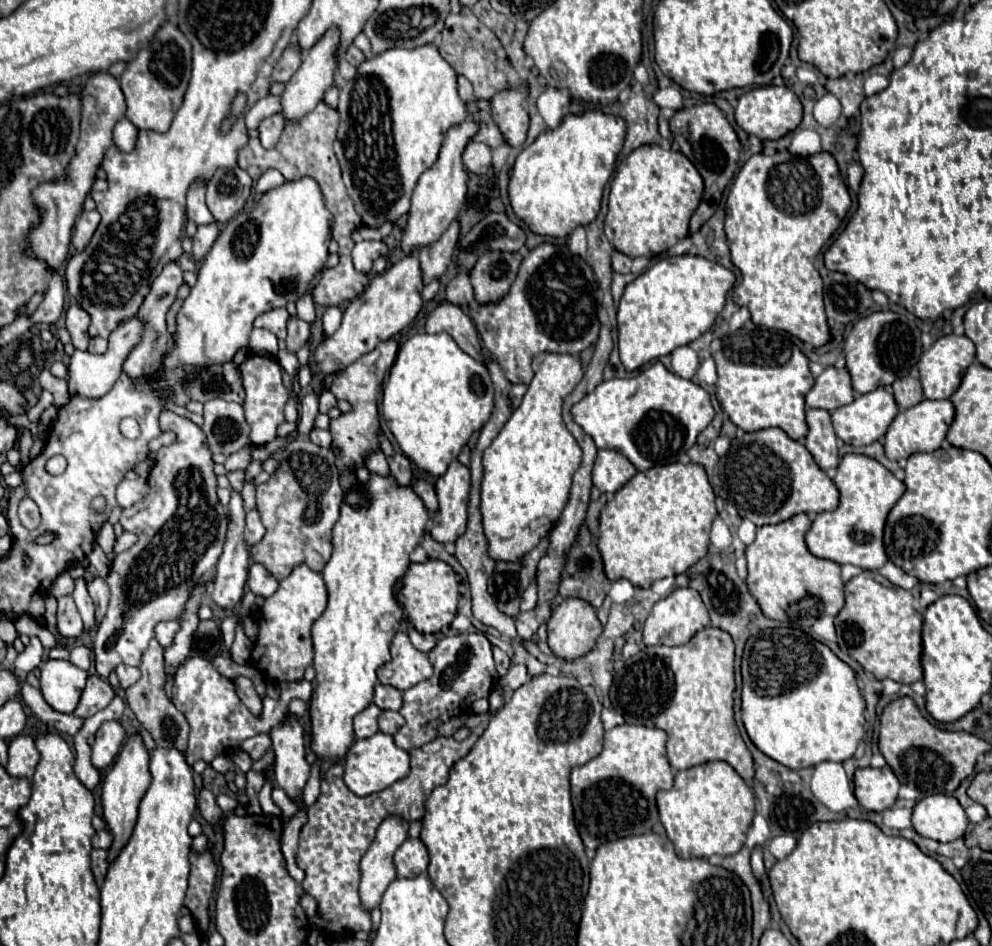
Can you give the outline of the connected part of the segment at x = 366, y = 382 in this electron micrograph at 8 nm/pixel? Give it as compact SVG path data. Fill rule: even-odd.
M395 338L379 342L375 346L375 350L371 350L369 354L363 354L359 360L355 360L351 366L347 366L329 386L329 390L337 398L343 398L353 406L353 410L349 414L341 414L337 420L331 420L331 428L329 428L329 432L333 434L333 448L337 454L337 468L339 470L355 468L357 464L365 462L365 458L371 450L379 448L379 442L377 442L377 432L379 432L377 394L381 392L385 372L395 362L397 350L399 350L399 344Z

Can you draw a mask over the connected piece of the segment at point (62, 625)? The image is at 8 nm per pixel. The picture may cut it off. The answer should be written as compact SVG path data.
M61 596L57 608L57 630L63 638L79 638L83 634L83 620L71 596Z

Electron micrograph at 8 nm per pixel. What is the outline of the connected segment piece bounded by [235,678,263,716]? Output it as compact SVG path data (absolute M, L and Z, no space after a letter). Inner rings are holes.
M237 678L235 680L235 688L237 688L237 696L241 698L241 702L251 710L253 716L259 716L261 714L261 708L263 708L263 700L259 698L259 694L255 692L253 684L249 678Z

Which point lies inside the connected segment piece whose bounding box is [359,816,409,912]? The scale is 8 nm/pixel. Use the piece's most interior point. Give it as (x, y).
(377, 871)

